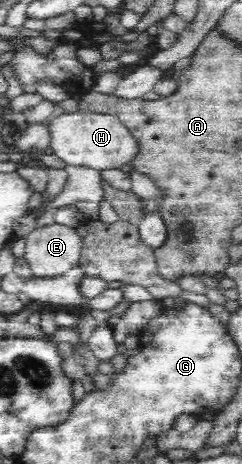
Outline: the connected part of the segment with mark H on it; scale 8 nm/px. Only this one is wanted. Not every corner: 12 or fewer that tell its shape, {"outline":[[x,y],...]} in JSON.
{"outline":[[78,109],[45,121],[67,165],[125,168],[135,140],[115,114]]}

